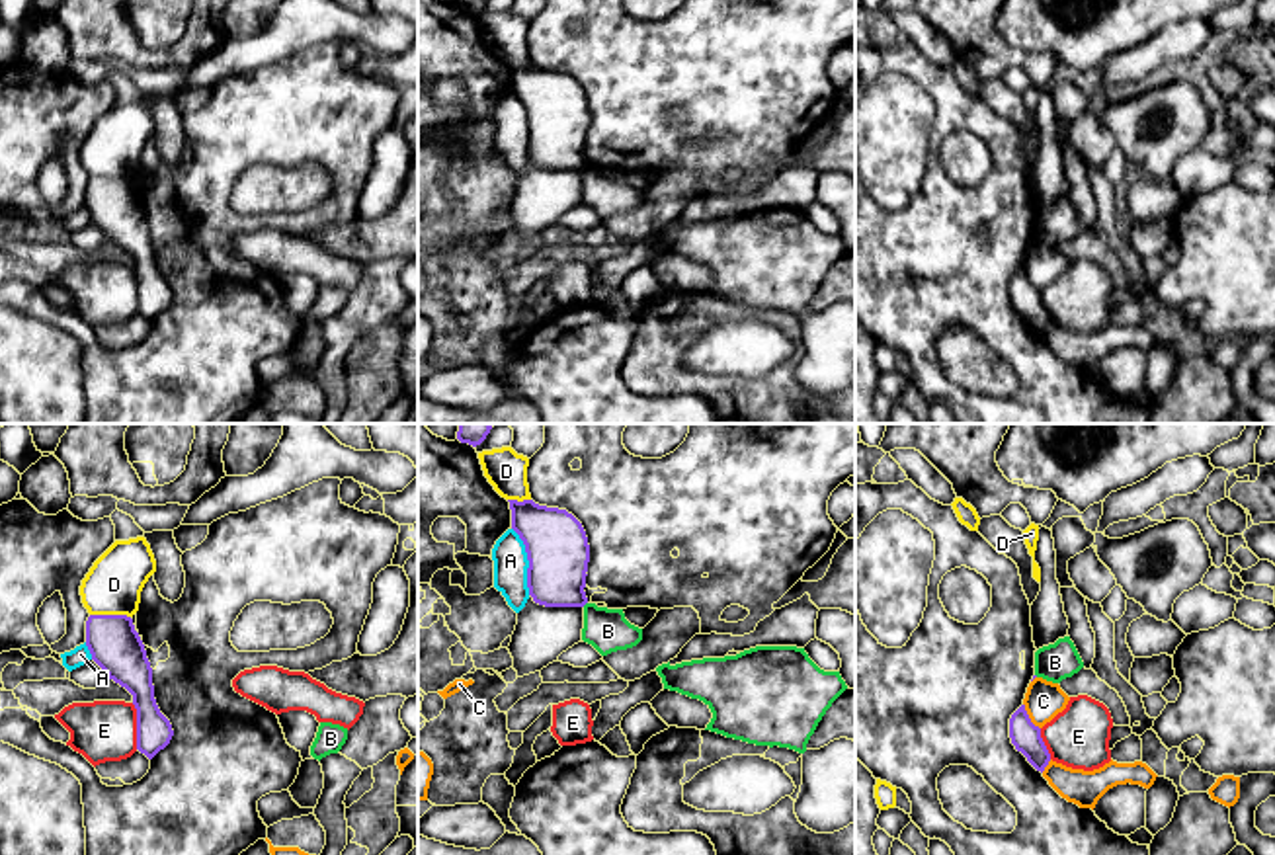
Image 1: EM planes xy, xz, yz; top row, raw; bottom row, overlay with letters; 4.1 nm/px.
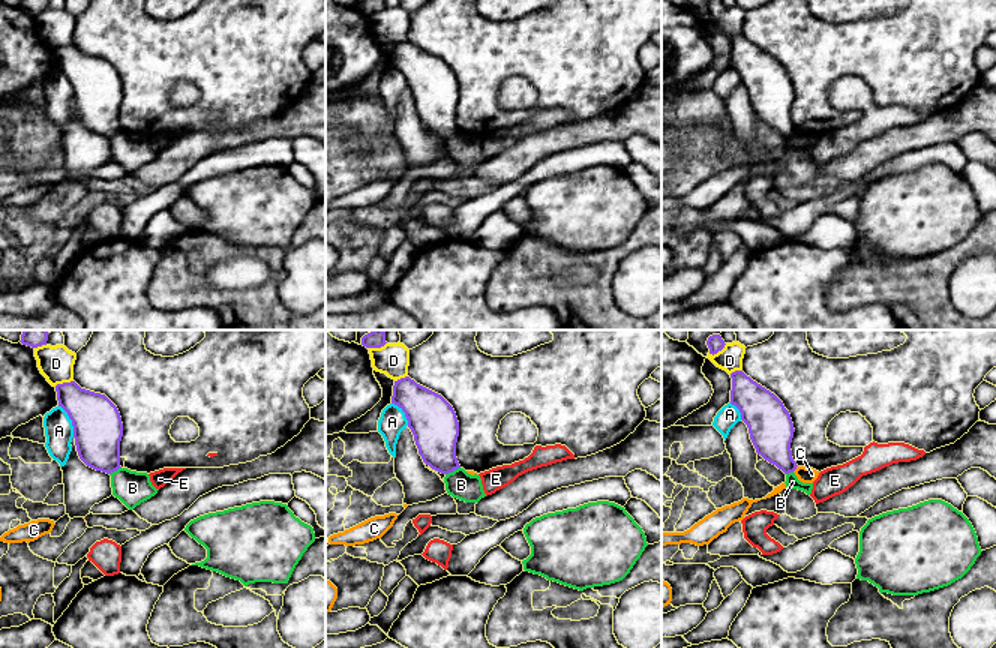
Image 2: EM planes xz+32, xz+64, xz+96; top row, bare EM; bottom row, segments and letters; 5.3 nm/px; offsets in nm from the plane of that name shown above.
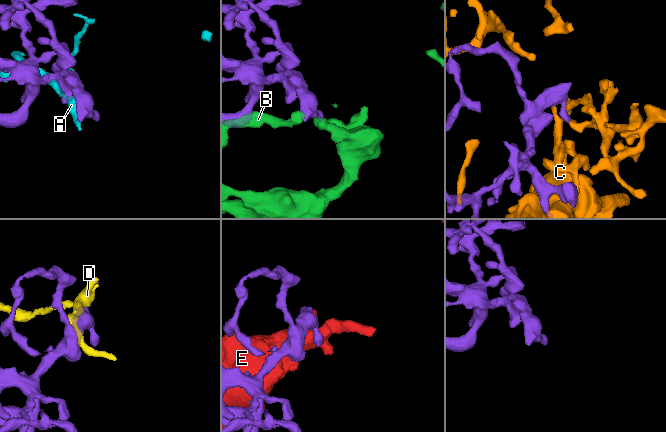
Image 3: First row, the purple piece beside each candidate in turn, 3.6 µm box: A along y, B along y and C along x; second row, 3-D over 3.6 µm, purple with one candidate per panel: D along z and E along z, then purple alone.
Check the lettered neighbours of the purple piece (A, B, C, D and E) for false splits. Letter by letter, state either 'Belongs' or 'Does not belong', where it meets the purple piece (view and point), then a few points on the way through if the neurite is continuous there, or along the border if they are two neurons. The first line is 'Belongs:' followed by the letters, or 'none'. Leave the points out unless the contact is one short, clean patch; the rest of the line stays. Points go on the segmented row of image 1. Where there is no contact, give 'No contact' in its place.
Belongs: none
A: Does not belong. Touches purple at xz (528, 559)
B: Does not belong. Touches purple at xz (584, 604). Boundary: xz (586, 602), (582, 606)
C: Does not belong. Touches purple at yz (1028, 717)
D: Does not belong. Touches purple at xy (110, 615)
E: Does not belong. Touches purple at xy (137, 727)

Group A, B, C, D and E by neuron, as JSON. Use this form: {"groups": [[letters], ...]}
{"groups": [["A"], ["B"], ["C"], ["D"], ["E"]]}

